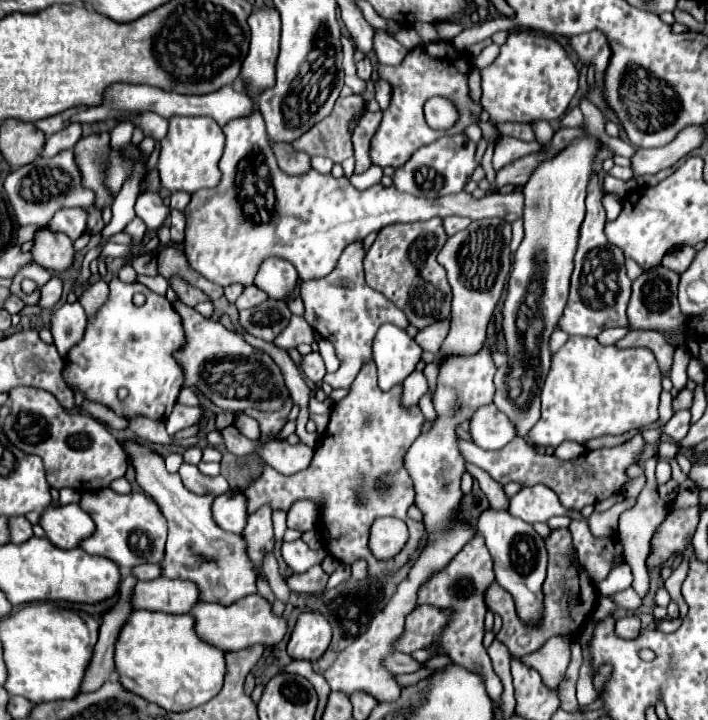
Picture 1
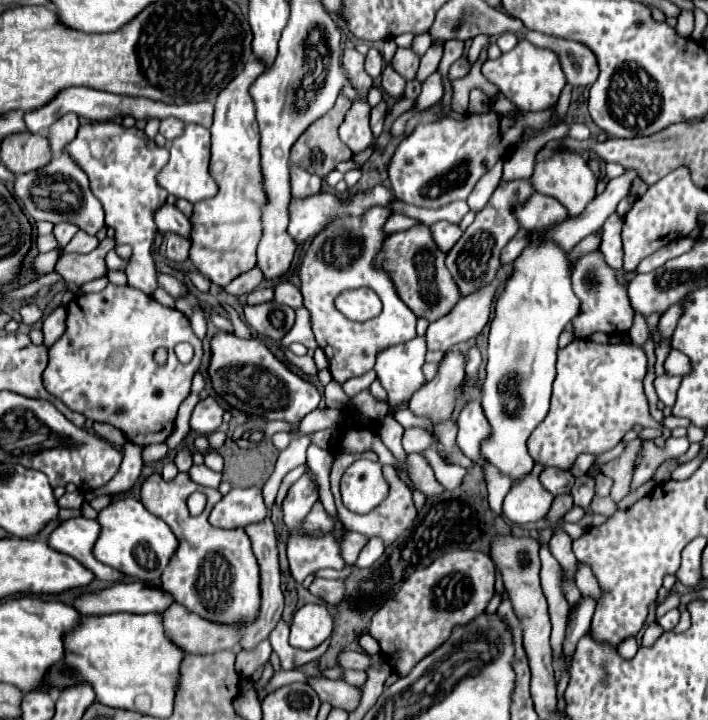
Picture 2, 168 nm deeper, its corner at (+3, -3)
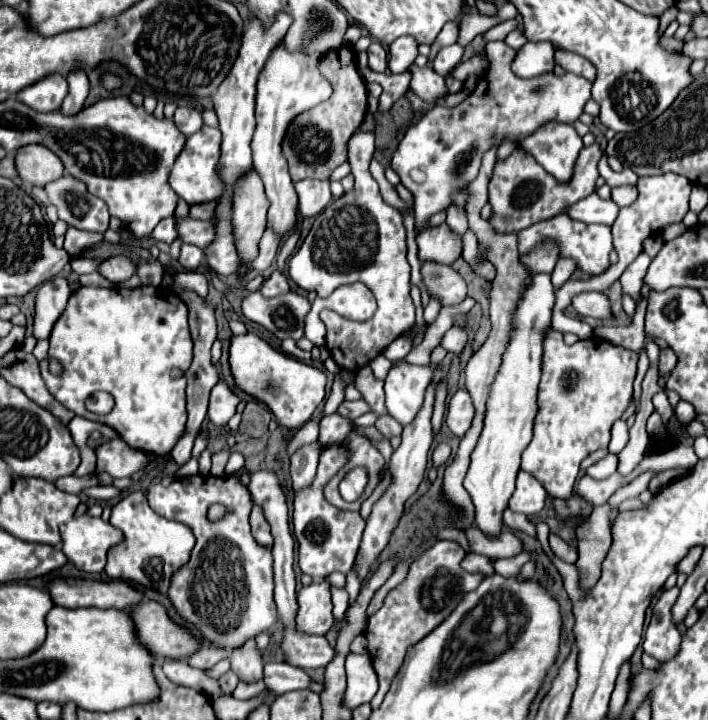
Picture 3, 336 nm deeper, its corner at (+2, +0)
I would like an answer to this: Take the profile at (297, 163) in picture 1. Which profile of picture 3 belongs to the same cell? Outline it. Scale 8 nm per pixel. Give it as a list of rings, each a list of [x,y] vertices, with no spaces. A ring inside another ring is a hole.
[[[301,179],[295,183],[295,191],[299,197],[299,213],[303,217],[311,217],[321,213],[329,201],[329,181],[313,181],[313,179]]]

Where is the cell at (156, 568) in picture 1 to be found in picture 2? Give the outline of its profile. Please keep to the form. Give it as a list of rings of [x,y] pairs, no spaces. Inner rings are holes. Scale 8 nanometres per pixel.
[[[78,516],[62,522],[48,538],[48,544],[72,558],[76,558],[84,568],[88,568],[96,578],[106,582],[118,582],[124,576],[114,568],[98,562],[92,554],[92,548],[100,536],[100,524],[96,520]]]

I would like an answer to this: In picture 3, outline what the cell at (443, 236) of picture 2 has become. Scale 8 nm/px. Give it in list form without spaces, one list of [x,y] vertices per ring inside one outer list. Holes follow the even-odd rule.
[[[447,223],[419,233],[417,245],[421,261],[437,261],[451,265],[455,259],[461,257],[461,235],[455,233]]]

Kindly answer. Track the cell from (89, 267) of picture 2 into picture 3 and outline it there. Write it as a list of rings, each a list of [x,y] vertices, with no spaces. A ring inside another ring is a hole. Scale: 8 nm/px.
[[[111,257],[111,259],[103,261],[97,267],[97,271],[105,279],[109,279],[111,283],[121,283],[121,281],[129,279],[135,273],[135,267],[133,267],[133,263],[127,257]]]

